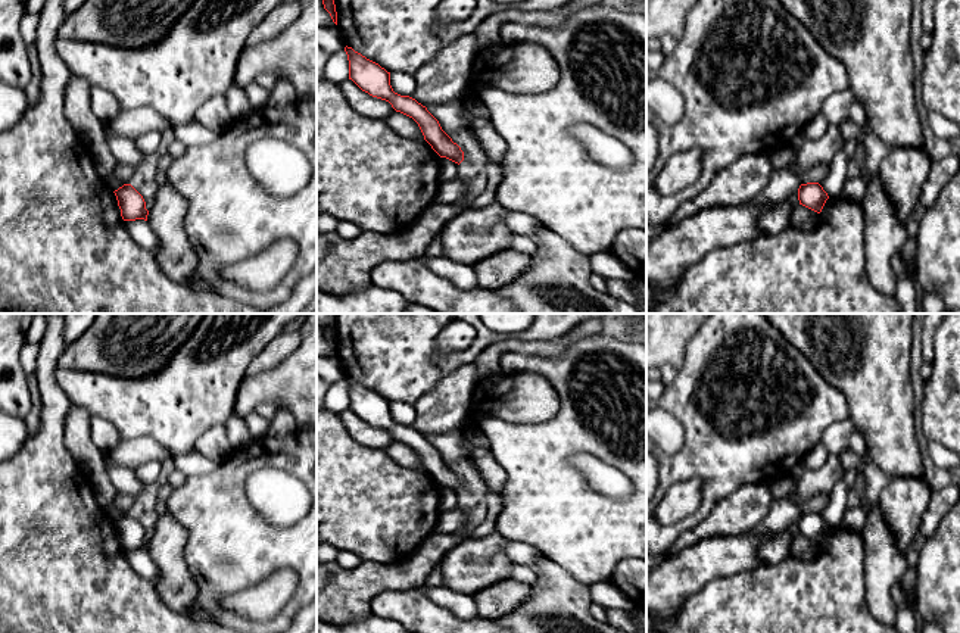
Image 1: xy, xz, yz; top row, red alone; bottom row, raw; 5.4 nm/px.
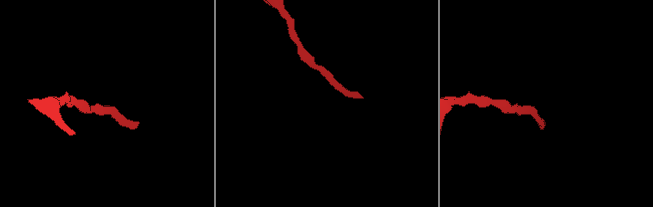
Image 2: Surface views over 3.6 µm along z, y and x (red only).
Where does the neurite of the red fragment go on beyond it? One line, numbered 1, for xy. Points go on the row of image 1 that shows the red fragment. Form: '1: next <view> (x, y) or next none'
1: next none

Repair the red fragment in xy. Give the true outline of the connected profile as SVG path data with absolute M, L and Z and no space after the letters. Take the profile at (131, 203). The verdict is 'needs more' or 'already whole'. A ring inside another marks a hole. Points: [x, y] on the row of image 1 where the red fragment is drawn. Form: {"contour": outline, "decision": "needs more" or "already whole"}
{"contour": "M124 184L113 193L116 196L121 216L124 221L147 221L149 211L146 209L146 202L131 184Z", "decision": "already whole"}

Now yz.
{"contour": "M819 183L801 184L798 188L800 205L820 213L826 200L829 199L827 193Z", "decision": "already whole"}

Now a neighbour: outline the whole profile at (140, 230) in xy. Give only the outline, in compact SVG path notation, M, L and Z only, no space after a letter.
M125 221L125 227L135 243L138 243L141 247L147 249L153 255L156 253L159 247L159 240L147 221Z

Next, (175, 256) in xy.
M169 183L159 185L147 222L159 240L155 253L160 271L174 283L206 291L197 278L197 255L184 230L187 199Z

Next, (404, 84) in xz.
M403 72L390 74L390 85L395 93L409 97L415 93L417 88L415 78Z

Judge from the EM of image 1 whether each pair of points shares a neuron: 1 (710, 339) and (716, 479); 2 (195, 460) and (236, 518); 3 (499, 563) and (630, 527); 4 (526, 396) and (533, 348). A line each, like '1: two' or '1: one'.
1: one
2: two
3: two
4: two

